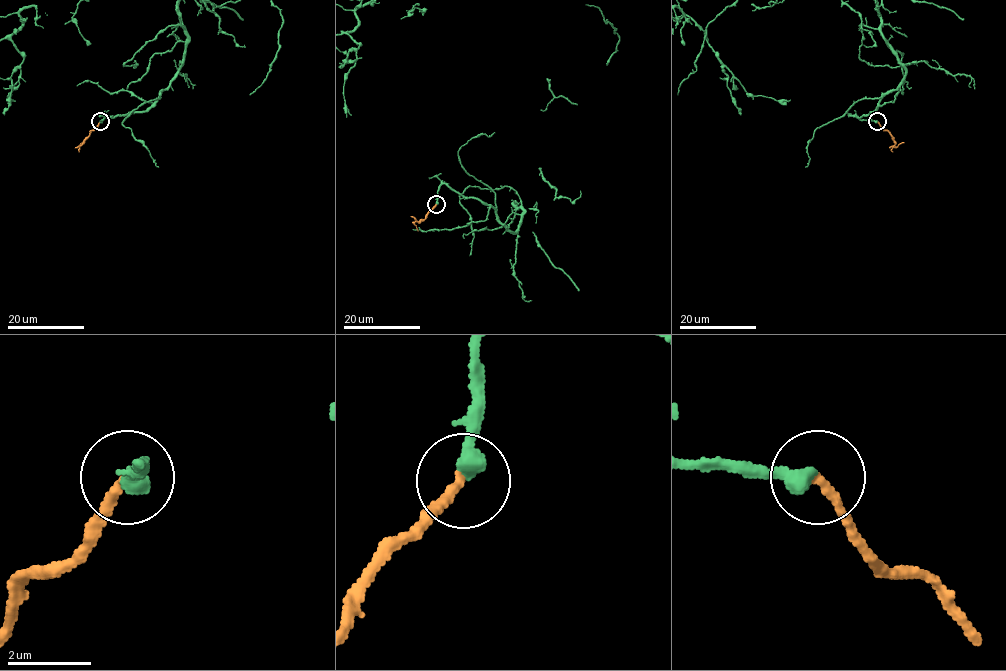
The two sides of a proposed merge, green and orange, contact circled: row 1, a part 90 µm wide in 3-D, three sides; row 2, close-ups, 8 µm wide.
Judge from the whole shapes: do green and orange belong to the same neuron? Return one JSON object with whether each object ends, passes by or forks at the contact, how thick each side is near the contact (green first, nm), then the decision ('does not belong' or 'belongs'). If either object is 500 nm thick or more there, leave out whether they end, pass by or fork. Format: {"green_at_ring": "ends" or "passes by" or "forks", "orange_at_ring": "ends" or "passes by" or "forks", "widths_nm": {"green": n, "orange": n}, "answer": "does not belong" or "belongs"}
{"green_at_ring": "ends", "orange_at_ring": "ends", "widths_nm": {"green": 440, "orange": 240}, "answer": "belongs"}

